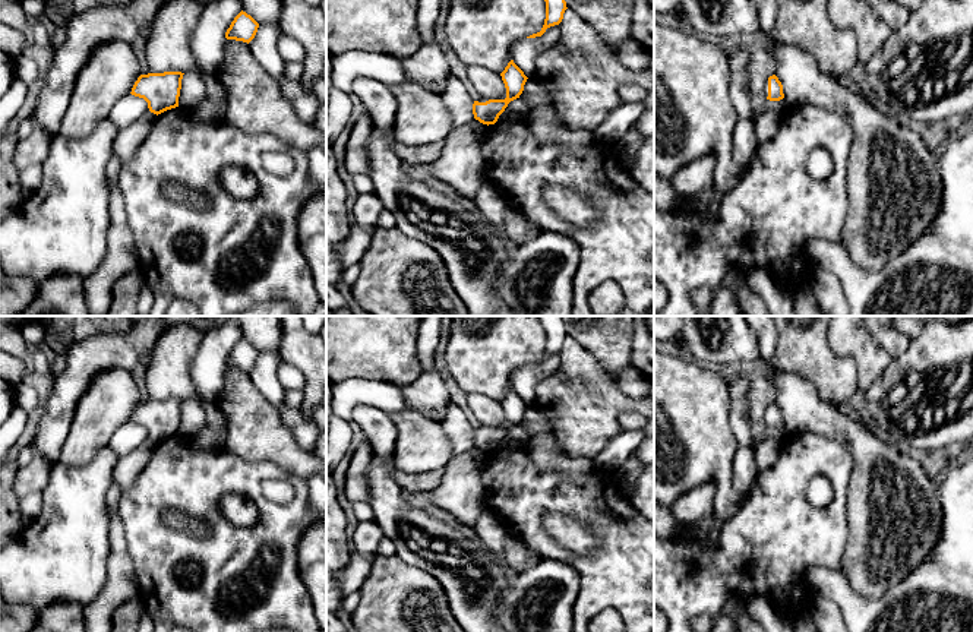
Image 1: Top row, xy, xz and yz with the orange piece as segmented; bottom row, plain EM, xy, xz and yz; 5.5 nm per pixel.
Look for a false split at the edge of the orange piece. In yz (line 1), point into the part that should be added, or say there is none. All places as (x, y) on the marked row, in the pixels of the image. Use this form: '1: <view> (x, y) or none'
1: none

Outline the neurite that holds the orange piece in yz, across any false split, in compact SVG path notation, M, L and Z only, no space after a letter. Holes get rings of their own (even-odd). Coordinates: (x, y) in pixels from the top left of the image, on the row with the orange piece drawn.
M775 75L768 78L768 97L770 101L780 101L784 98L783 85Z

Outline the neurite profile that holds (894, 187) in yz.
M777 42L770 47L770 53L774 57L774 75L783 85L790 108L816 105L847 118L853 143L846 168L849 211L841 243L854 266L881 271L893 256L926 233L938 214L942 180L932 149L897 118L879 113L837 78L822 73L803 48Z

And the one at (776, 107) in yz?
M765 98L764 101L764 111L770 111L773 113L777 118L780 118L780 116L790 108L789 104L786 102L786 99L780 99L780 101L770 101Z

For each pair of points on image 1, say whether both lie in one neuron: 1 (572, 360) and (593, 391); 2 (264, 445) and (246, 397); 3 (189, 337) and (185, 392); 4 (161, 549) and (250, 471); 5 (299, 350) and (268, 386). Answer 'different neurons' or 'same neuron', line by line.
1: same neuron
2: same neuron
3: same neuron
4: same neuron
5: different neurons

